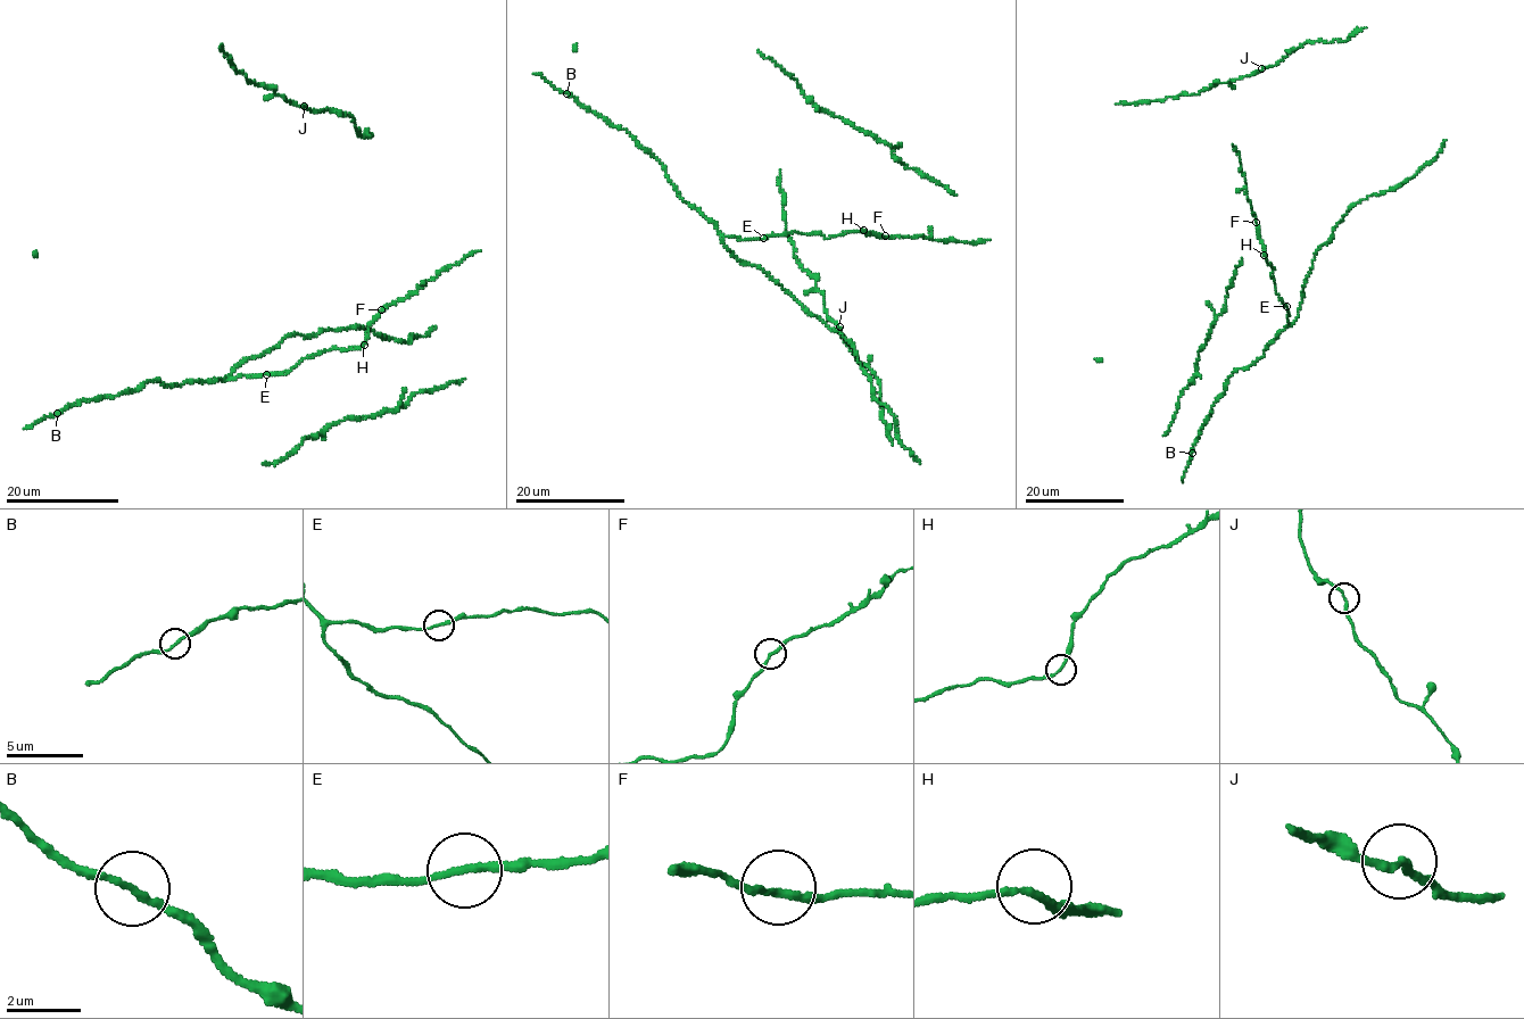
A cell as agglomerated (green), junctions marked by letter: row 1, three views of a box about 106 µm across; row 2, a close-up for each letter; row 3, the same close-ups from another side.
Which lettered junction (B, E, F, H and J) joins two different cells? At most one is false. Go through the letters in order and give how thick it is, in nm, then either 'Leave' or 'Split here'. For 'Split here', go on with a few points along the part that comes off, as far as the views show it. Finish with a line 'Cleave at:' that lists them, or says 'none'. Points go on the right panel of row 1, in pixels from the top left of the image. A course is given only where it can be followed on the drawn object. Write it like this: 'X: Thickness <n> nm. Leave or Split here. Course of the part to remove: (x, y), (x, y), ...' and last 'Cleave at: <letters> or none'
B: Thickness 170 nm. Leave
E: Thickness 180 nm. Leave
F: Thickness 180 nm. Leave
H: Thickness 180 nm. Leave
J: Thickness 180 nm. Leave
Cleave at: none

